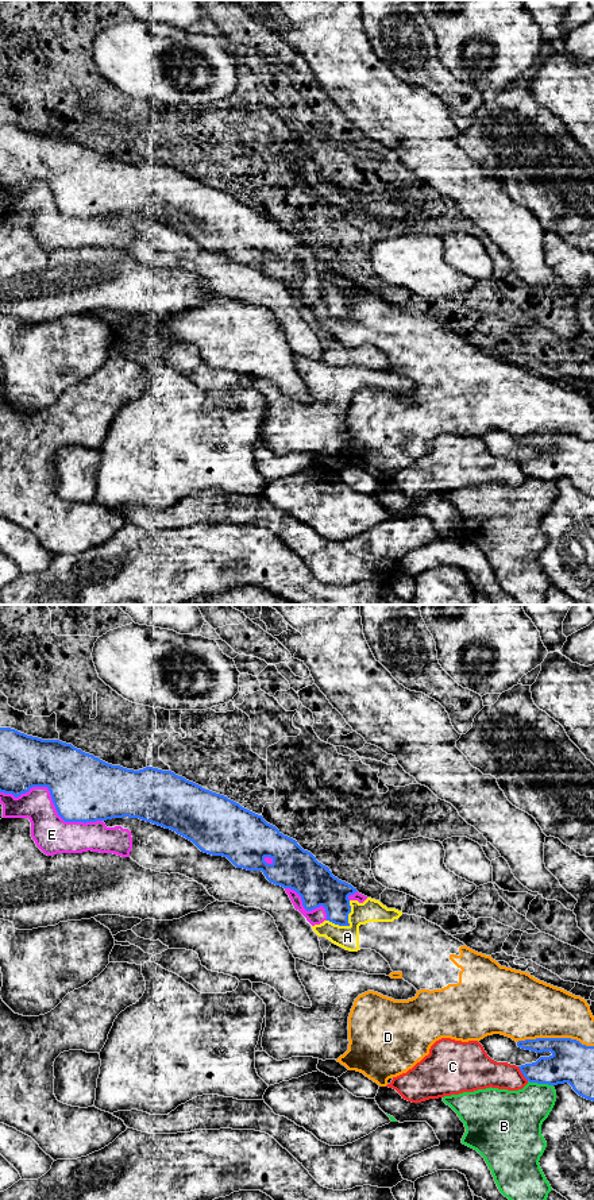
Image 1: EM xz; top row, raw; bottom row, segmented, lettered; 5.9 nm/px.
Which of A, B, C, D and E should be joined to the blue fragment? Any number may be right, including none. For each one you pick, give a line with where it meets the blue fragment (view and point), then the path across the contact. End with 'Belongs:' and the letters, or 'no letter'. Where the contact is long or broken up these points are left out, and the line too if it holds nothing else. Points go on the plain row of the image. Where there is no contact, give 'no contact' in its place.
Belongs: no letter

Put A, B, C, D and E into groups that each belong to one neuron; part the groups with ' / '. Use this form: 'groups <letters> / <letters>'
groups A D E / B / C

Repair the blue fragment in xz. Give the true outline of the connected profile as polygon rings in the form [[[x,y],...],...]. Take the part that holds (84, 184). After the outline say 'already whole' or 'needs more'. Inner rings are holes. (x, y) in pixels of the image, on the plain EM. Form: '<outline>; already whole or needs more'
[[[0,123],[0,188],[12,189],[18,193],[32,182],[49,184],[55,205],[65,217],[86,219],[128,212],[170,224],[192,236],[204,248],[227,252],[236,263],[262,266],[270,278],[296,286],[306,306],[323,301],[327,316],[339,321],[350,321],[351,301],[348,292],[358,288],[356,283],[335,273],[328,262],[319,258],[310,247],[304,246],[296,235],[284,231],[275,221],[267,219],[262,211],[171,166],[153,162],[139,166],[127,165],[108,159],[59,135],[42,135],[11,123]]]; already whole

